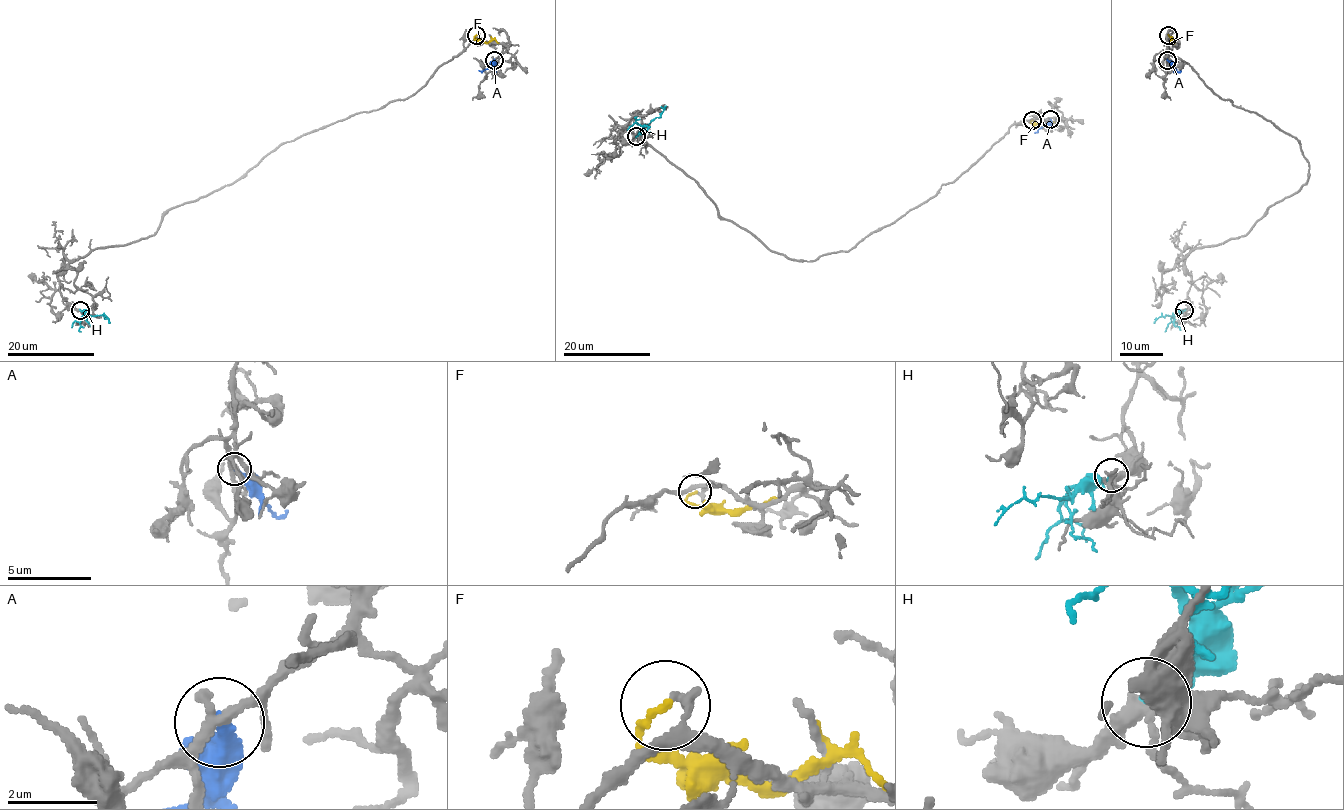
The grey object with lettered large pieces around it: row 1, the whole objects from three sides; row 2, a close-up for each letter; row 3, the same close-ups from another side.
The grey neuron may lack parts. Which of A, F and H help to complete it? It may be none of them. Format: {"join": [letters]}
{"join": ["A"]}

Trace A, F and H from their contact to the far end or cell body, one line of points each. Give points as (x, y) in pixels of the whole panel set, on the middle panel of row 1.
A: (1049, 119), (1049, 123), (1034, 133)
F: (1032, 120), (1031, 123), (1055, 122)
H: (637, 136), (665, 106)

